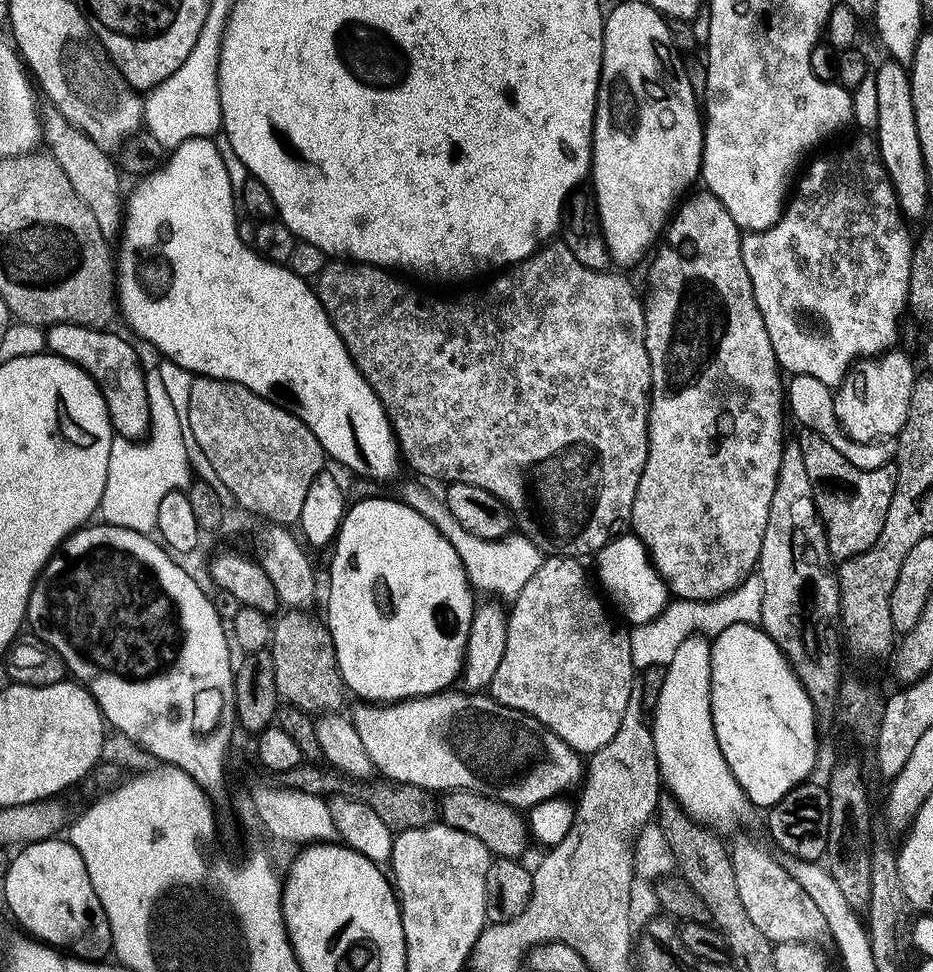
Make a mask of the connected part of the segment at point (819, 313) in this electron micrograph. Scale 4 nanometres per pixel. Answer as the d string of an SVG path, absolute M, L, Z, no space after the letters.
M862 136L841 150L840 160L816 160L809 166L776 224L758 233L745 231L740 237L742 262L750 274L776 361L785 373L818 378L833 390L839 388L857 360L897 347L900 319L908 308L914 232L908 229L909 221L900 210L900 199L880 161L875 139Z

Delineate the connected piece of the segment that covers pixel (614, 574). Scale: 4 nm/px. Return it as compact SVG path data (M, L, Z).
M635 534L617 535L608 541L608 545L595 553L596 572L600 575L599 587L616 599L618 607L624 611L629 625L650 623L659 615L670 600L670 593L663 578L656 572L644 543Z

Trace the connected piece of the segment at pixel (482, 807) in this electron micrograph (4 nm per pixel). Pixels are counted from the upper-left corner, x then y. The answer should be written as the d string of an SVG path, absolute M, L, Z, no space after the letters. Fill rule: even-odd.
M465 788L443 793L438 804L438 816L447 827L458 830L465 836L476 836L478 842L482 842L482 846L486 846L496 858L523 857L524 847L530 843L525 817L494 796L483 796L480 792L471 792Z

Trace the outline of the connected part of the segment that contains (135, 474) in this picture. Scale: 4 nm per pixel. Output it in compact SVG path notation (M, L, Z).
M145 367L144 381L146 398L150 402L152 427L147 436L138 440L128 440L125 436L113 439L106 490L102 490L98 516L105 524L148 534L158 522L158 506L162 506L162 498L183 489L189 483L190 469L184 441L186 424L181 409L176 408L174 402L170 402L170 394L166 394L166 385L162 382L159 367Z

